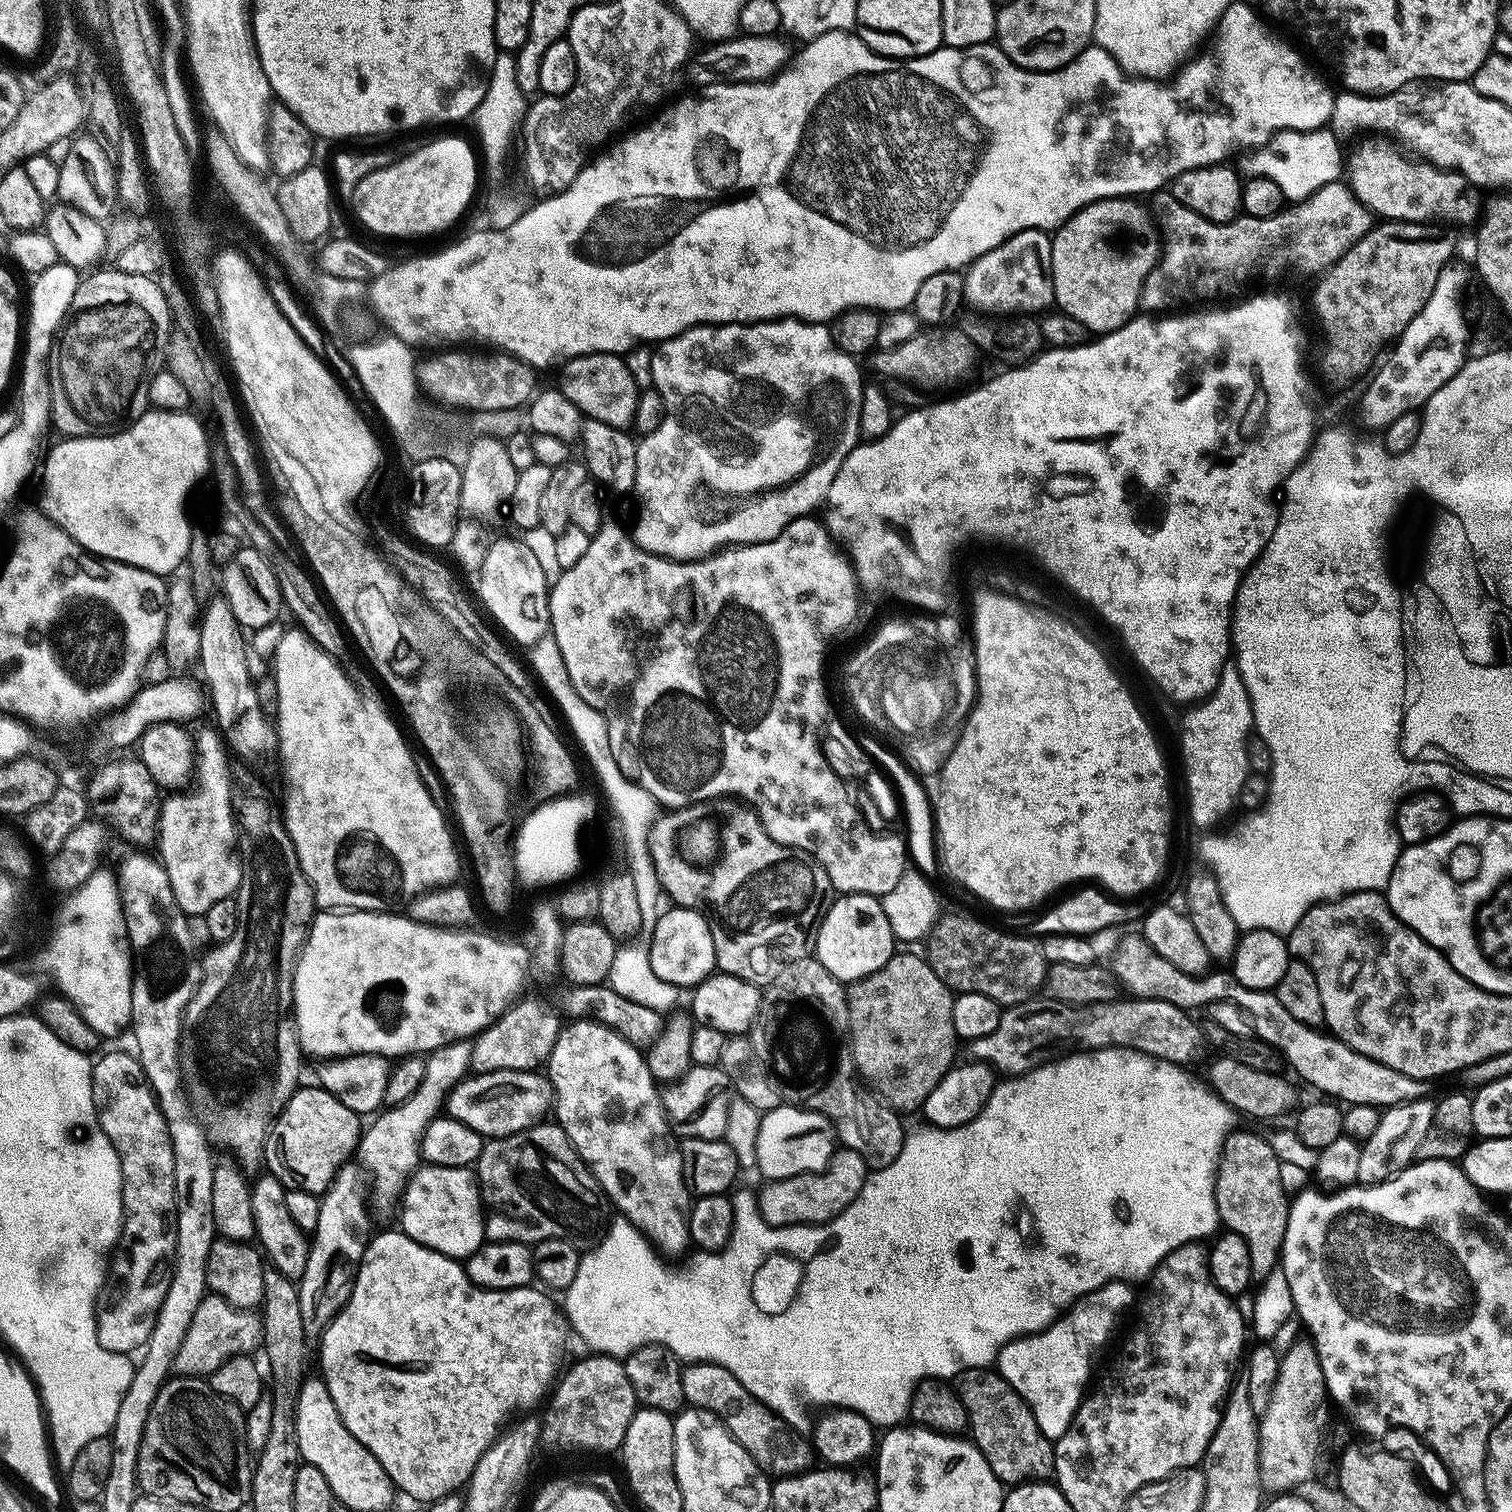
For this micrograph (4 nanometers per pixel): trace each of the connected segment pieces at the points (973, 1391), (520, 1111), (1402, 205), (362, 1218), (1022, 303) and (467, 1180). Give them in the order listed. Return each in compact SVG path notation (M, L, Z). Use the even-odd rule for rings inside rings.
M968 1368L954 1377L954 1387L956 1396L968 1415L967 1431L970 1433L970 1439L986 1458L990 1470L994 1470L1001 1484L1015 1486L1029 1482L1044 1482L1055 1473L1056 1453L1053 1441L1047 1440L1042 1430L1038 1430L1038 1422L1034 1422L1030 1406L1026 1406L1023 1398L1010 1386L1010 1382L1000 1377L999 1371L992 1368Z
M498 1070L469 1075L446 1097L447 1115L461 1120L485 1138L509 1136L541 1123L553 1111L554 1093L547 1075L540 1070Z
M1387 139L1363 140L1366 141L1353 152L1352 156L1350 154L1347 157L1346 183L1377 217L1385 221L1404 220L1408 224L1439 222L1444 226L1472 223L1475 225L1481 219L1481 189L1470 183L1463 174L1437 168L1435 164L1421 162L1416 158L1409 158L1395 143Z
M347 1164L343 1166L335 1179L332 1180L327 1192L323 1193L320 1201L319 1218L312 1230L314 1234L312 1233L308 1249L306 1270L303 1271L303 1278L298 1282L302 1324L306 1337L310 1340L321 1337L321 1334L347 1300L345 1291L338 1292L335 1296L325 1296L323 1292L330 1278L332 1262L340 1254L363 1255L366 1247L364 1239L367 1239L371 1233L368 1218L369 1209L366 1201L366 1184L357 1165Z
M1038 228L1015 232L997 248L967 265L963 278L967 307L984 312L980 314L992 318L1020 318L1025 314L1047 313L1054 304L1052 242L1049 233Z
M433 1164L417 1168L404 1190L399 1216L399 1227L410 1239L441 1256L467 1258L486 1240L486 1208L471 1167L447 1168Z

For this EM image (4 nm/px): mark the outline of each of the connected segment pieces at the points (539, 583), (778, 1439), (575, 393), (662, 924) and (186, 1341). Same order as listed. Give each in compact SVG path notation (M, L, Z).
M523 539L496 540L487 545L485 560L478 571L480 600L484 608L500 623L499 631L509 641L536 646L550 632L548 623L548 593L550 585L542 574L541 564Z
M689 1363L682 1374L682 1394L691 1407L718 1417L724 1429L736 1439L738 1446L742 1446L742 1450L746 1450L746 1454L750 1454L750 1458L754 1458L754 1462L758 1462L758 1466L769 1477L804 1474L813 1467L814 1448L809 1437L807 1440L799 1436L792 1429L793 1425L780 1413L773 1412L767 1404L754 1398L754 1394L750 1394L750 1390L746 1390L746 1386L742 1386L734 1374L730 1374L730 1370L717 1364Z
M595 352L585 356L575 356L572 360L563 361L561 368L564 369L561 370L560 381L558 381L560 392L566 394L566 398L570 398L570 402L574 402L574 406L578 406L581 417L606 422L606 426L625 430L633 427L635 407L638 406L641 389L634 382L628 369L627 359L623 355L614 352Z
M679 906L669 909L669 912L668 909L661 911L654 934L650 937L650 966L654 966L654 974L658 974L662 982L688 990L717 971L714 938L710 934L707 916L701 912Z
M208 1294L198 1310L194 1310L194 1318L190 1318L190 1330L186 1330L186 1338L182 1338L182 1346L178 1346L172 1366L179 1375L208 1378L231 1356L255 1353L255 1348L257 1351L261 1344L261 1317L255 1311L235 1308L221 1296Z

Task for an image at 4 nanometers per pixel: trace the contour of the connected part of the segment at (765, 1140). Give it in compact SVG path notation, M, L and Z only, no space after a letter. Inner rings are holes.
M788 1102L781 1103L779 1108L763 1113L758 1126L756 1143L756 1168L764 1175L765 1181L781 1180L807 1172L823 1172L834 1151L834 1133L832 1124L820 1112L810 1112L803 1106L791 1108Z

